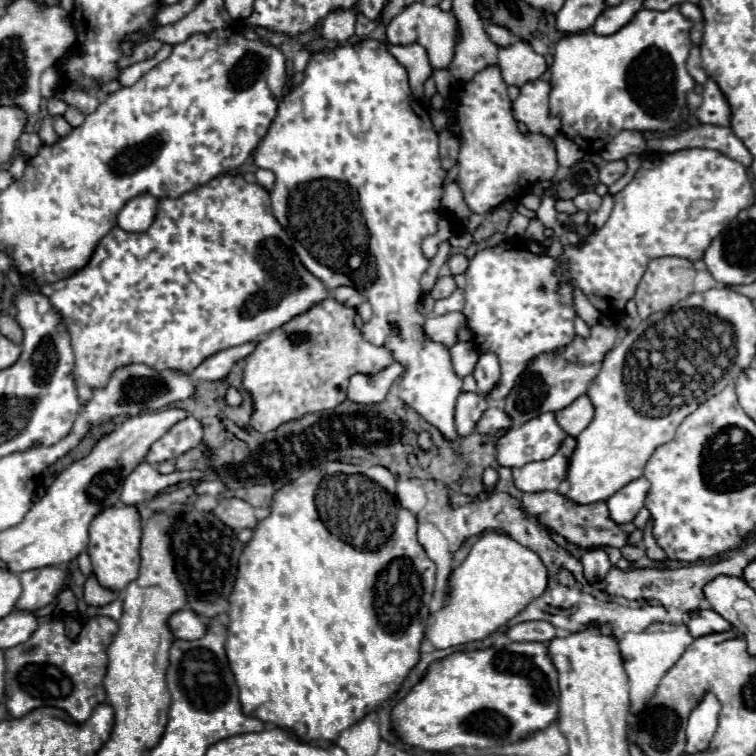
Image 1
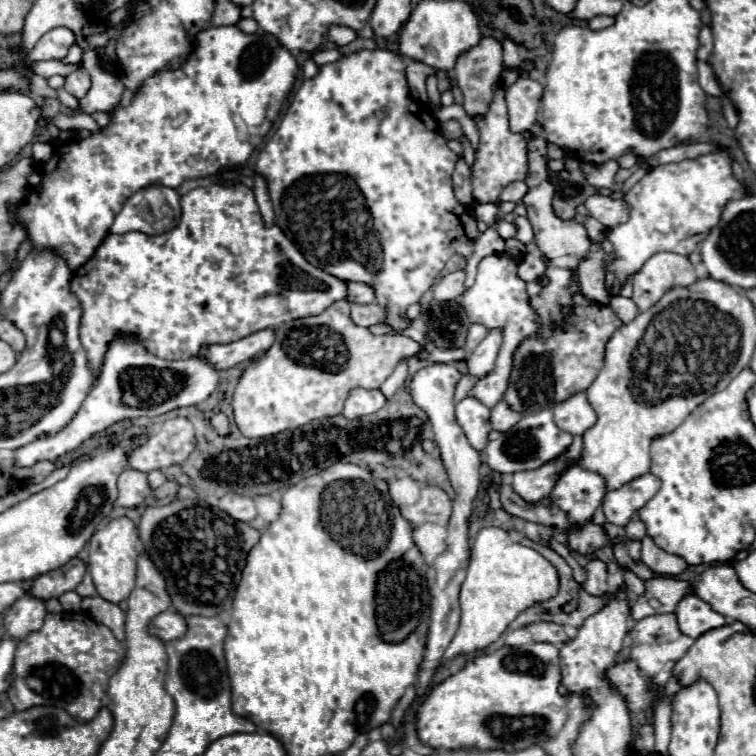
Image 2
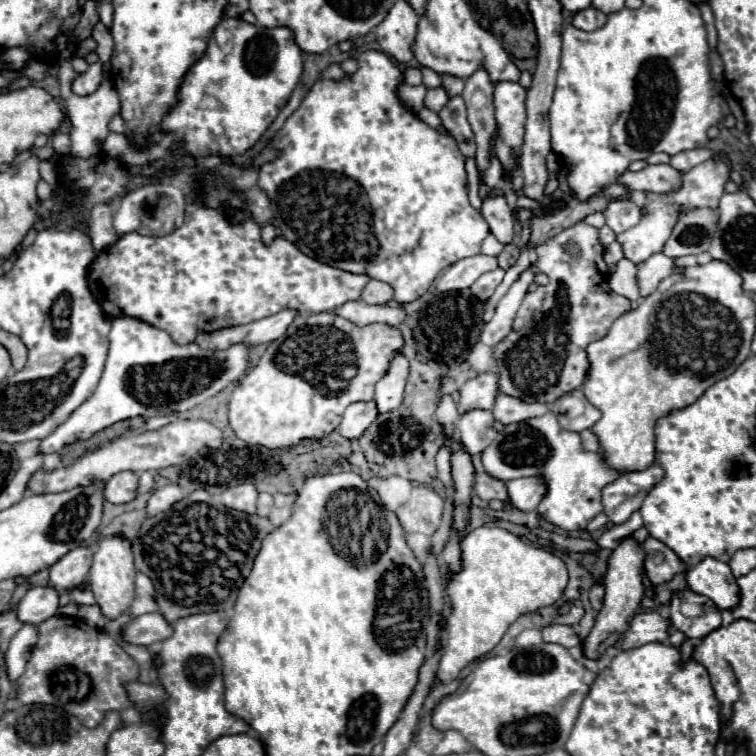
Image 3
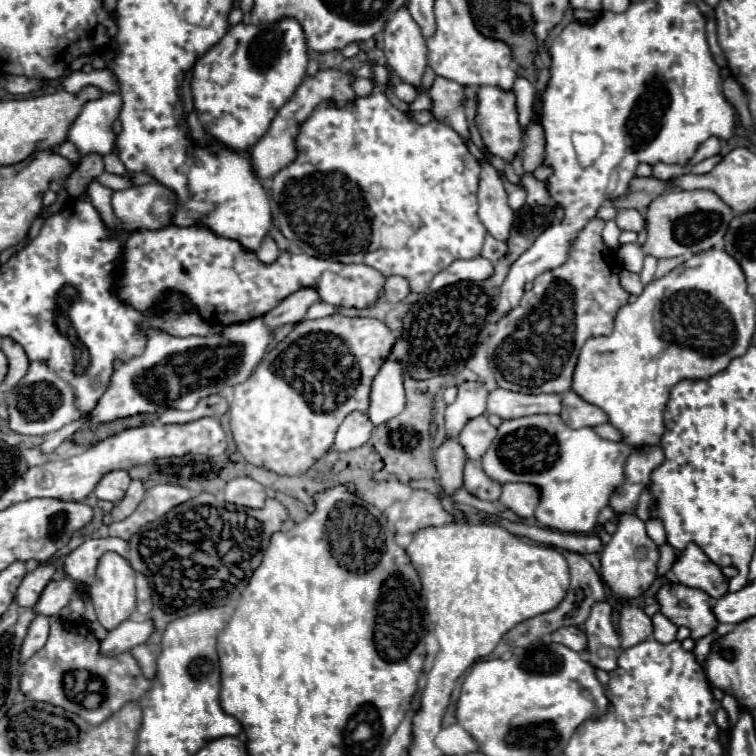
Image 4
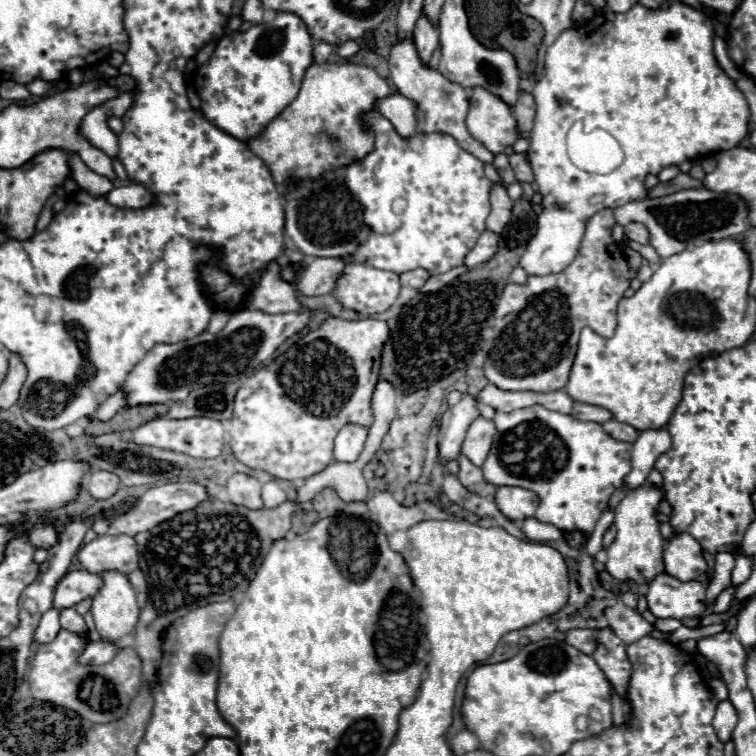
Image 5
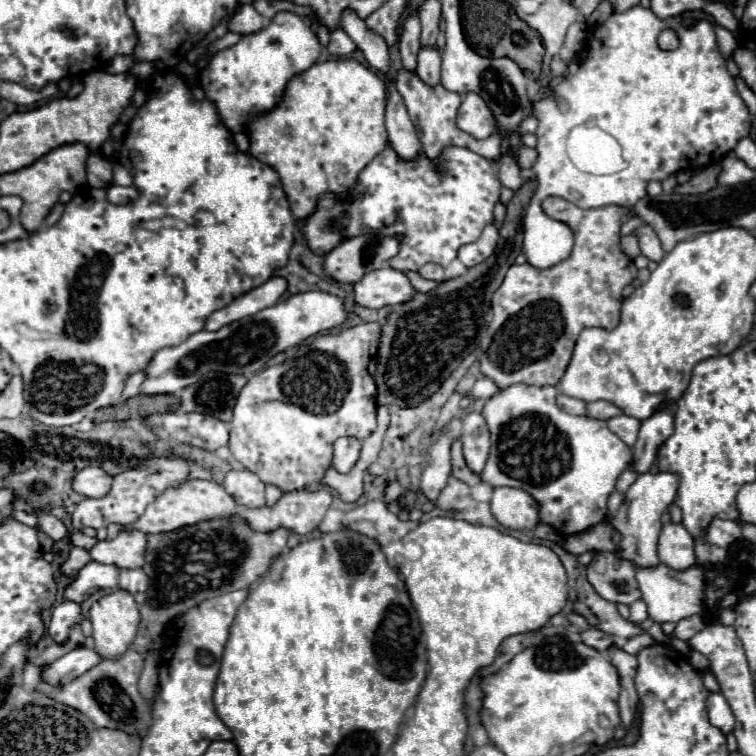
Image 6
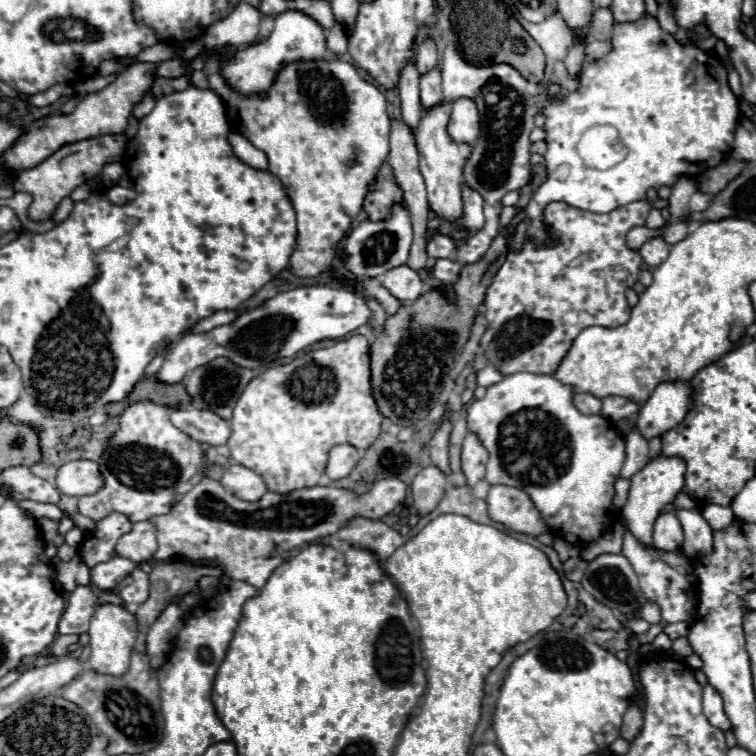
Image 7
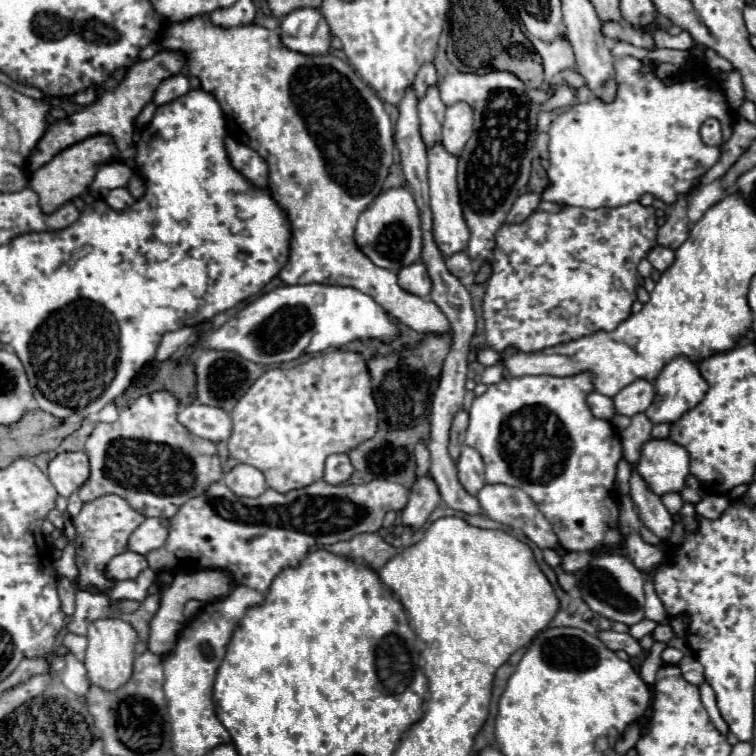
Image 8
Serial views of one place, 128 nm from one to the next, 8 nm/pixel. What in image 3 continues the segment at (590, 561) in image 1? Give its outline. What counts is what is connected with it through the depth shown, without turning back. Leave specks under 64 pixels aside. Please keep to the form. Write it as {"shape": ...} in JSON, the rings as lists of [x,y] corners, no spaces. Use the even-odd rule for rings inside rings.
{"shape":[[[594,584],[590,588],[590,604],[594,610],[602,608],[602,600],[604,600],[604,586],[602,584]]]}

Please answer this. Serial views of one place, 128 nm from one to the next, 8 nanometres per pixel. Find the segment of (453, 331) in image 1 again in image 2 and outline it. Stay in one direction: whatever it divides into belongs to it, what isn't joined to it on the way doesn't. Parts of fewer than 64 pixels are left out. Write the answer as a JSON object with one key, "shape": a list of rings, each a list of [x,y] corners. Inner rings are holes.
{"shape":[[[338,300],[318,316],[298,318],[278,326],[274,344],[246,366],[234,392],[234,420],[240,432],[248,438],[274,436],[284,430],[294,430],[316,418],[342,414],[344,402],[352,388],[380,388],[380,384],[394,372],[400,360],[420,352],[420,344],[404,334],[372,334],[368,328],[356,326],[350,318],[348,300]]]}

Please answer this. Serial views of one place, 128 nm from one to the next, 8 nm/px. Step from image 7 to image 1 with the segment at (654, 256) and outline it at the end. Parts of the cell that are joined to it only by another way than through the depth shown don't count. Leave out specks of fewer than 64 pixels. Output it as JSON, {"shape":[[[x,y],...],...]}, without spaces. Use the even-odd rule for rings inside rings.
{"shape":[[[582,192],[572,202],[576,204],[576,208],[586,210],[586,212],[594,212],[594,210],[600,208],[600,196],[596,192]]]}

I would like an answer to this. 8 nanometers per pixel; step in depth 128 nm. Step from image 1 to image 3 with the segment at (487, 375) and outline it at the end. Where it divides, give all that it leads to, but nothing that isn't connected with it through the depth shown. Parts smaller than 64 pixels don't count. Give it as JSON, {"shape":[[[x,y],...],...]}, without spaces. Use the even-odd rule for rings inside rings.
{"shape":[[[530,268],[506,292],[506,296],[498,302],[492,320],[484,326],[484,330],[480,334],[480,342],[484,342],[486,346],[494,348],[500,340],[504,340],[504,336],[508,336],[508,332],[512,330],[512,322],[514,322],[514,316],[518,312],[518,306],[520,306],[524,294],[528,292],[528,286],[532,284],[532,278],[534,278],[534,270]]]}

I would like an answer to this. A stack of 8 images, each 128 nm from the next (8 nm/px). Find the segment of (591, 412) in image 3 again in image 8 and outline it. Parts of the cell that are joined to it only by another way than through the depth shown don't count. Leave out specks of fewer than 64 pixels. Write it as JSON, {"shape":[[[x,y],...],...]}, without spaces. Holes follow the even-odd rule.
{"shape":[[[636,380],[612,398],[616,414],[622,416],[634,416],[644,412],[652,404],[652,400],[654,400],[654,386],[648,380]]]}

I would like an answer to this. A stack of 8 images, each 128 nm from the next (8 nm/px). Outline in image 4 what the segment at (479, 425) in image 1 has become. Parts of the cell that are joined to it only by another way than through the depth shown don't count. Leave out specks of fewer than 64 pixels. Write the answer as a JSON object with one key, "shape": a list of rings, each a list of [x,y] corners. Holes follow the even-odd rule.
{"shape":[[[496,388],[488,396],[488,414],[512,420],[532,414],[560,414],[562,398],[558,394],[520,394]]]}

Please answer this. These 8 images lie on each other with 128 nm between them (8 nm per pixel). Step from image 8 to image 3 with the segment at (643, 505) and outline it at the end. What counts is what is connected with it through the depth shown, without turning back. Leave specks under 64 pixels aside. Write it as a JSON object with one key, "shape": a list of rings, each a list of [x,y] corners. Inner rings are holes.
{"shape":[[[704,558],[696,566],[692,566],[686,574],[688,588],[700,596],[710,598],[718,610],[732,610],[736,604],[740,604],[740,588],[736,588],[736,578],[732,576],[732,570],[726,562],[720,562],[716,558]]]}

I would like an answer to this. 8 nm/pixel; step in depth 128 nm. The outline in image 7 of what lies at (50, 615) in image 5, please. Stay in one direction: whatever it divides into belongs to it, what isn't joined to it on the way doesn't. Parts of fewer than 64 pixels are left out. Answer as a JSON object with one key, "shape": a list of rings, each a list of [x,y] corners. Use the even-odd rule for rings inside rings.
{"shape":[[[78,586],[64,608],[64,616],[58,624],[58,634],[82,634],[88,632],[88,620],[96,610],[96,592],[88,586]]]}

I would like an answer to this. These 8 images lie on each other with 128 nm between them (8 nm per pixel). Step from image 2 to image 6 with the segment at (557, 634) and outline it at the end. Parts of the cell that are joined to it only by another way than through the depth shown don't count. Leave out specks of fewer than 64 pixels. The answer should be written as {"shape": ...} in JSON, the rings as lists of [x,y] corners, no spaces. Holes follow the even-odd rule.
{"shape":[[[588,628],[588,630],[584,630],[584,632],[580,634],[580,638],[582,638],[582,642],[584,642],[586,646],[590,646],[590,648],[594,648],[594,650],[598,650],[598,652],[604,652],[604,650],[608,650],[608,648],[614,644],[614,636],[606,634],[606,632],[598,630],[598,628]]]}

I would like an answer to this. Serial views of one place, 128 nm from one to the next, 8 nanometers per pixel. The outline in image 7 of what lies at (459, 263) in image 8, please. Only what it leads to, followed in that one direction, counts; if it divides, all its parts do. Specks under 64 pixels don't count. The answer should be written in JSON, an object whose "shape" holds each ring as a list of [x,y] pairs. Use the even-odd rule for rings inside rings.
{"shape":[[[440,258],[432,266],[432,276],[436,280],[440,280],[442,284],[454,284],[458,280],[458,276],[460,276],[460,270],[462,270],[462,266],[458,262]]]}

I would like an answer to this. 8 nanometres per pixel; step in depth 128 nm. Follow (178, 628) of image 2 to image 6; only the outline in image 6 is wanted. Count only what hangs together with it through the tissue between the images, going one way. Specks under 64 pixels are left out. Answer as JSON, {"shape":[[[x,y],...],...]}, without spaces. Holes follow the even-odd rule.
{"shape":[[[78,646],[78,648],[70,650],[68,654],[64,654],[62,658],[58,658],[56,662],[44,666],[42,678],[48,680],[50,684],[66,684],[66,682],[74,680],[76,676],[82,676],[84,672],[94,668],[100,660],[102,660],[102,656],[94,648]]]}

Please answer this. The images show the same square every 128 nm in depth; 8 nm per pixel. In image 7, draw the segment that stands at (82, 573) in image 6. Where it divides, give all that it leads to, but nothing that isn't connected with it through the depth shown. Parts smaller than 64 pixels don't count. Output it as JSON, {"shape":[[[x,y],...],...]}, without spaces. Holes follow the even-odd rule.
{"shape":[[[114,556],[112,560],[104,564],[96,564],[96,568],[90,570],[90,586],[92,590],[112,590],[118,584],[122,584],[128,574],[136,568],[136,564],[128,558]]]}

